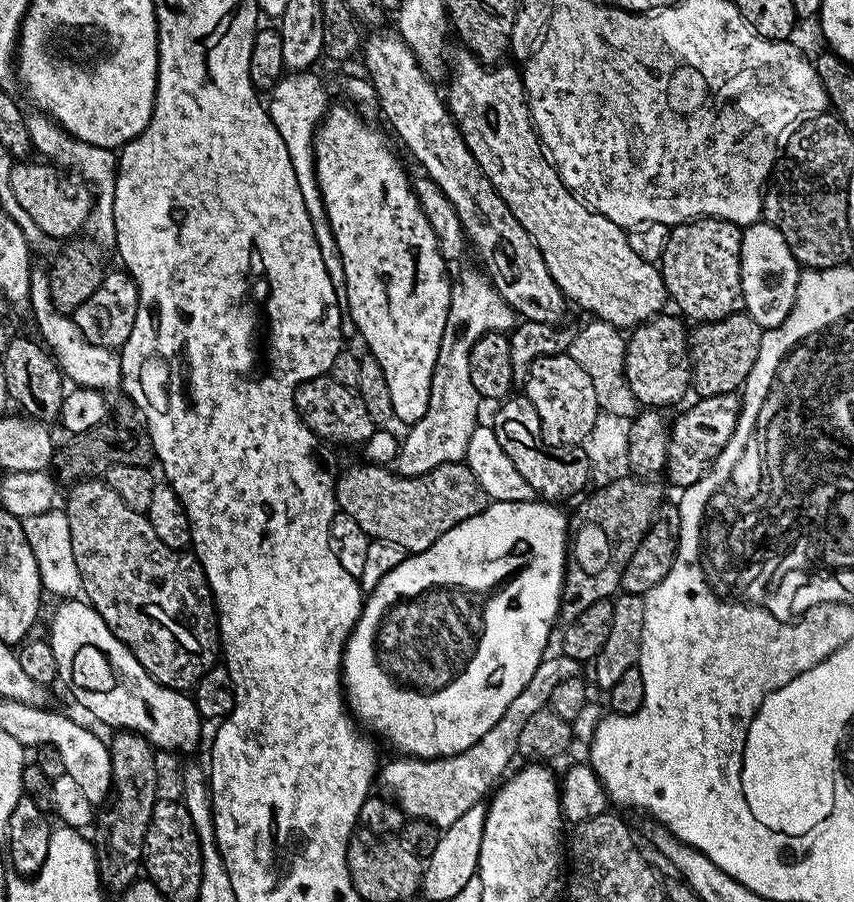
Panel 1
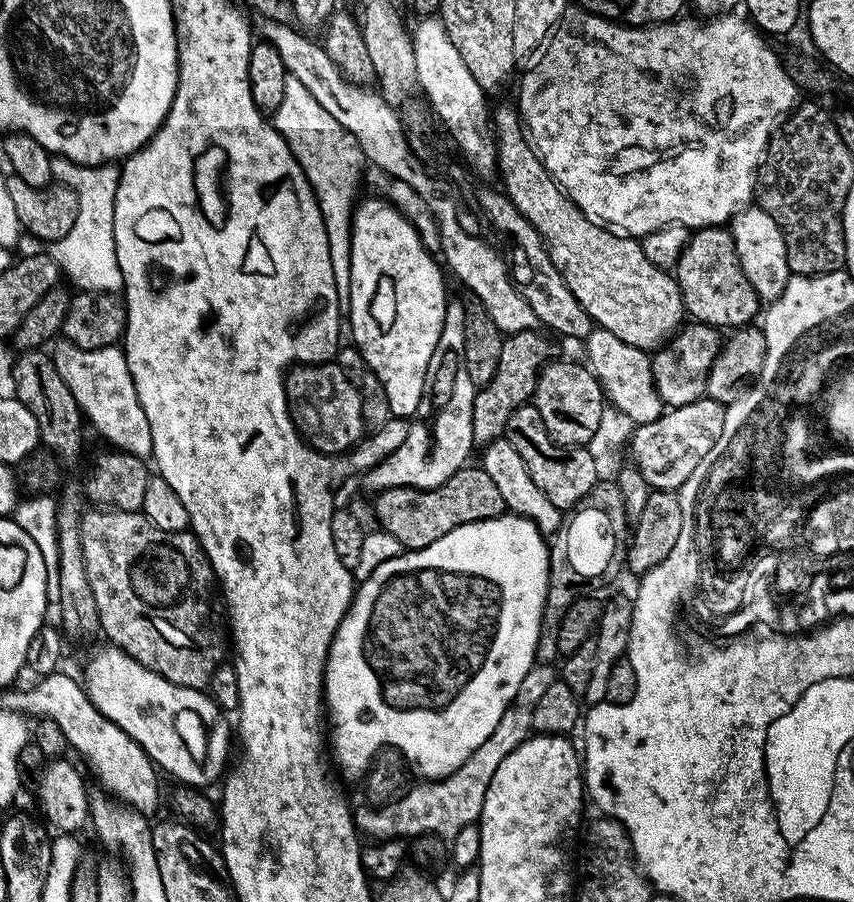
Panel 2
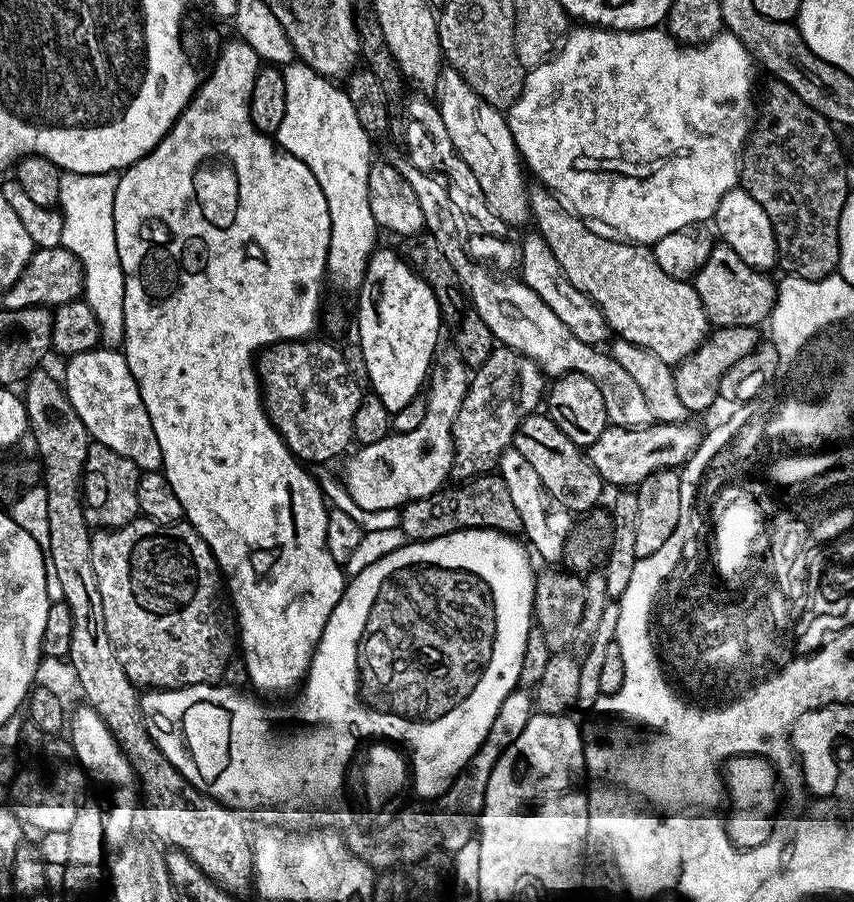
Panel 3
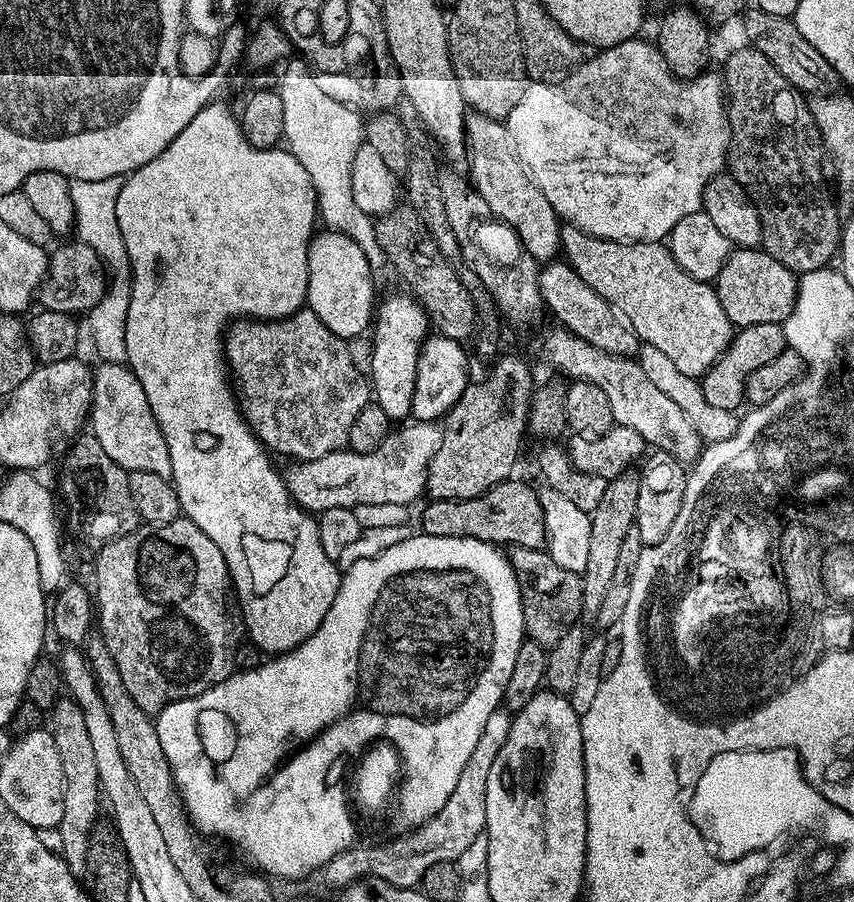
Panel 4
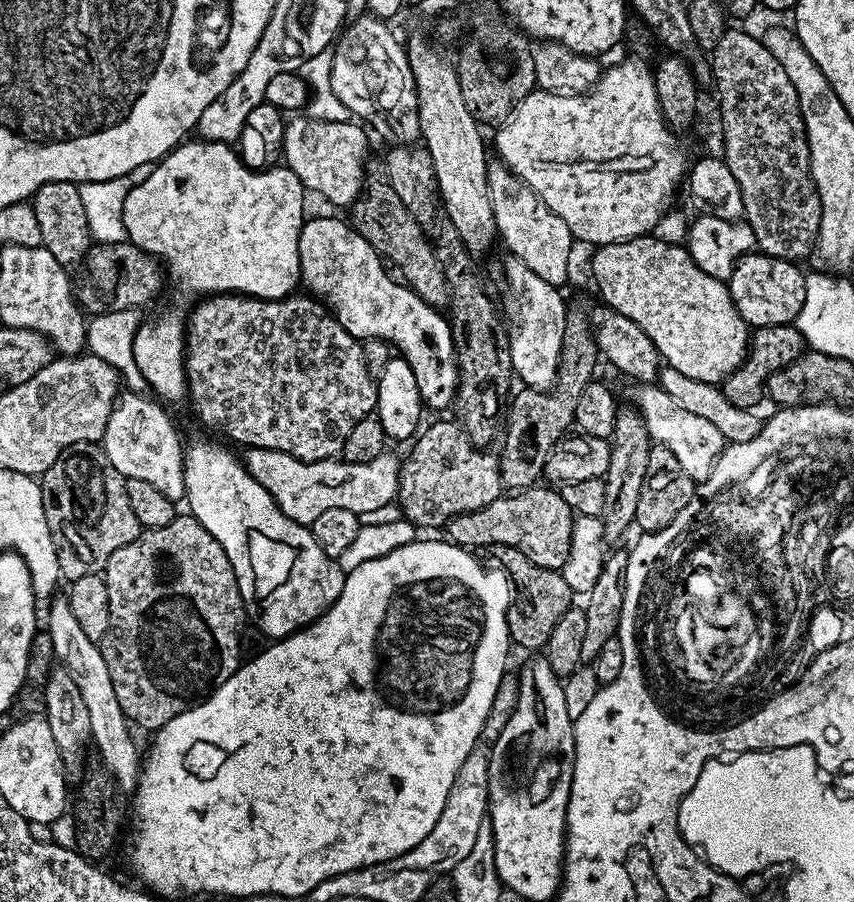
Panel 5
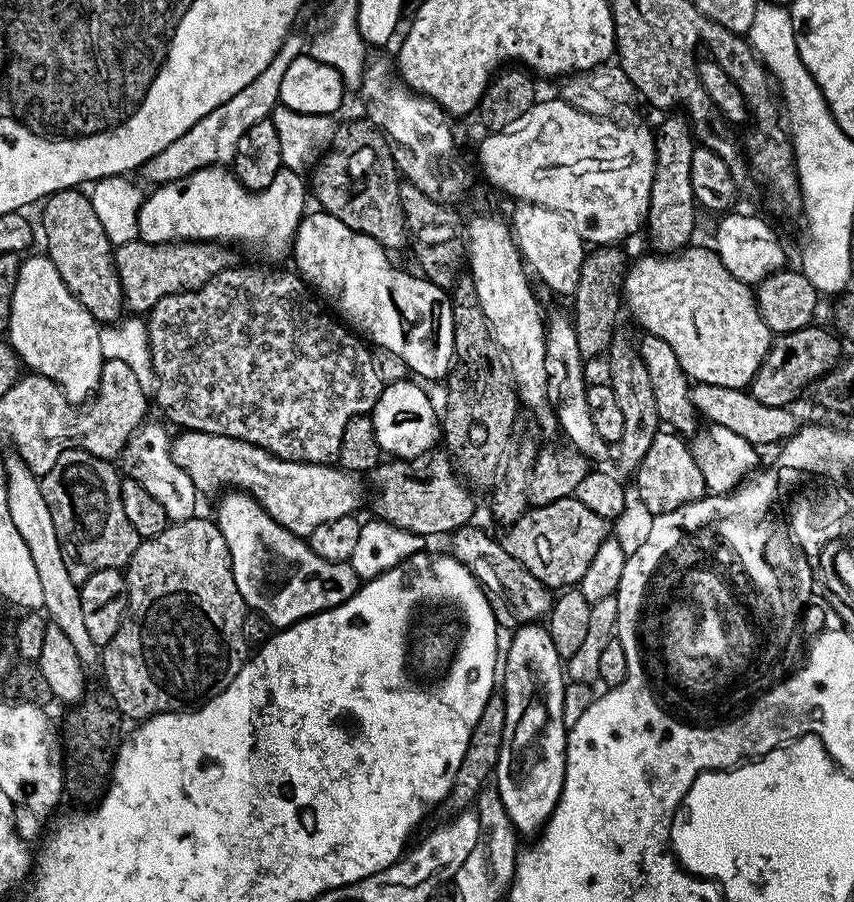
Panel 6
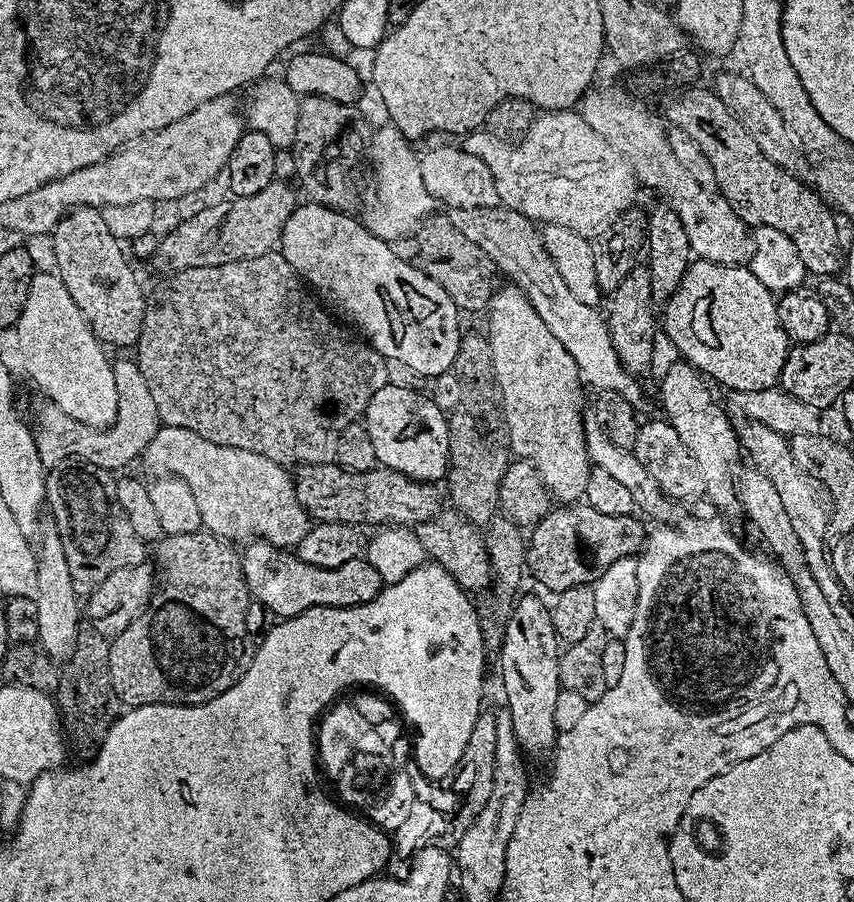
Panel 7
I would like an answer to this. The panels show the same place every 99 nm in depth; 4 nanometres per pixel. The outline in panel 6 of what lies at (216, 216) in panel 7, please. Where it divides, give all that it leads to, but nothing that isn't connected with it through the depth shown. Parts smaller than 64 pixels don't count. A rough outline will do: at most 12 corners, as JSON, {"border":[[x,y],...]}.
{"border":[[211,240],[115,245],[125,309],[146,314],[237,263]]}

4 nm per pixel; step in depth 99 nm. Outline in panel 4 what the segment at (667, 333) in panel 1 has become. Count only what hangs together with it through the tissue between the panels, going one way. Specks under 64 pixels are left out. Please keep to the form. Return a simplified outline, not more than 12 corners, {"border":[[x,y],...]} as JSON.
{"border":[[779,324],[739,329],[707,372],[702,398],[735,413],[746,378],[786,350]]}

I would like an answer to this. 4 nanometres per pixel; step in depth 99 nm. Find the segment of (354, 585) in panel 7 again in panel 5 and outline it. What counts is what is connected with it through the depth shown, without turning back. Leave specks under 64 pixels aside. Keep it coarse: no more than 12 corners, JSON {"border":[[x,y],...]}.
{"border":[[216,444],[184,454],[187,511],[218,538],[247,619],[307,628],[339,563]]}

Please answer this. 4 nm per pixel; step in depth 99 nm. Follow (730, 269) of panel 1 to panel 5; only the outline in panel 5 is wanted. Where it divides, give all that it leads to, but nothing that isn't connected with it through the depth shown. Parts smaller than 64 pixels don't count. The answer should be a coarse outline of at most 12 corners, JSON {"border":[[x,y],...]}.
{"border":[[753,250],[726,282],[755,330],[791,324],[806,302],[799,263]]}

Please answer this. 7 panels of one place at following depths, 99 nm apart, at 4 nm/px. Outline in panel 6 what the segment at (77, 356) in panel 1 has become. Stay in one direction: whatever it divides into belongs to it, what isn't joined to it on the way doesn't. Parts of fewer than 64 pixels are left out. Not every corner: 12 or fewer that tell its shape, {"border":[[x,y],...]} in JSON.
{"border":[[163,423],[134,430],[122,472],[161,503],[169,521],[197,515],[190,474],[174,462]]}

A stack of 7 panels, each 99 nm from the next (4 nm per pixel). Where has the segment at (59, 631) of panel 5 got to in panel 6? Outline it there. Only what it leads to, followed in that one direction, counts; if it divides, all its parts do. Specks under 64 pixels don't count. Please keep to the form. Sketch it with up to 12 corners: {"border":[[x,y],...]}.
{"border":[[22,457],[2,464],[10,518],[38,566],[43,611],[86,666],[101,649],[82,619],[80,585]]}

